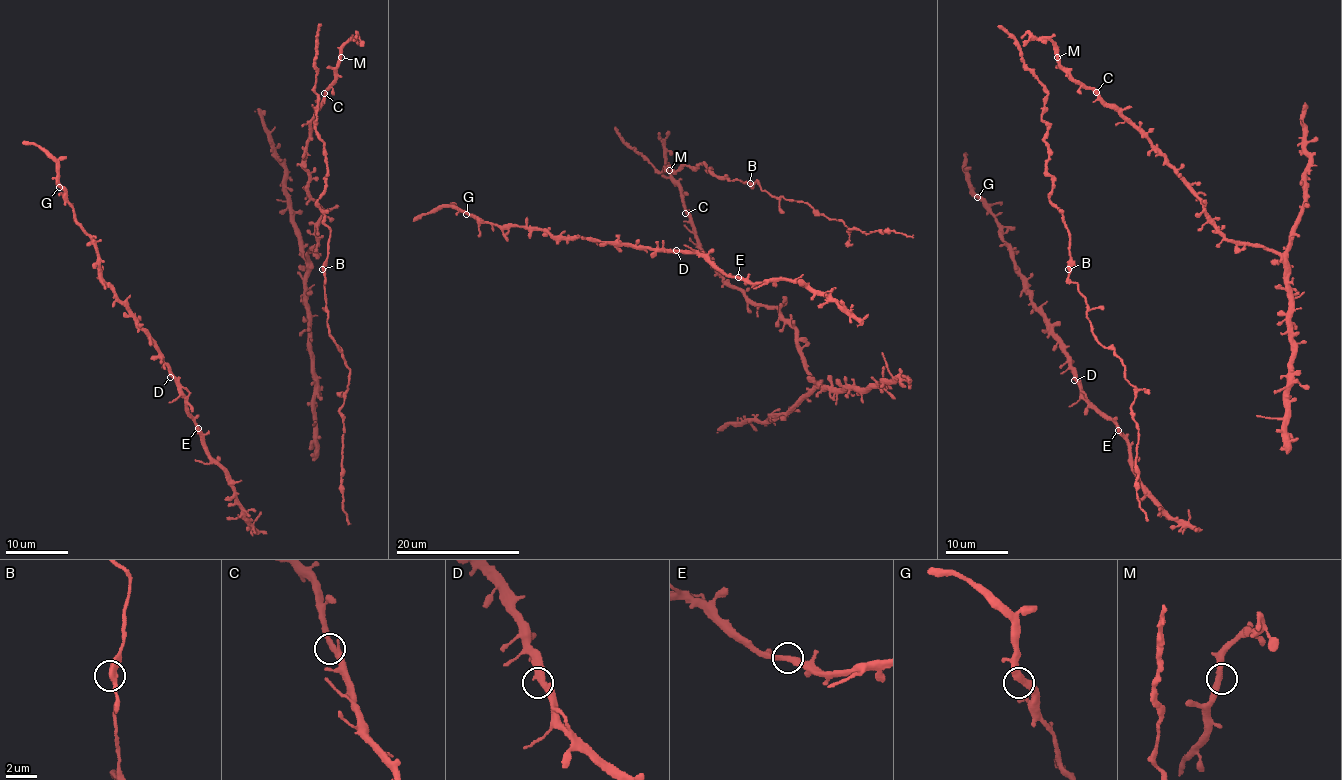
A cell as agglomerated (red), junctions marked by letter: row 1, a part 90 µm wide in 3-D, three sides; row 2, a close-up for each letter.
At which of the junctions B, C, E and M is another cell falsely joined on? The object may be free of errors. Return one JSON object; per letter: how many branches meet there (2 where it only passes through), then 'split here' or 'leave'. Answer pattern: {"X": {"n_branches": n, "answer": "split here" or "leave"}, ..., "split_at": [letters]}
{"B": {"n_branches": 2, "answer": "leave"}, "C": {"n_branches": 2, "answer": "leave"}, "E": {"n_branches": 2, "answer": "leave"}, "M": {"n_branches": 2, "answer": "leave"}, "split_at": []}

